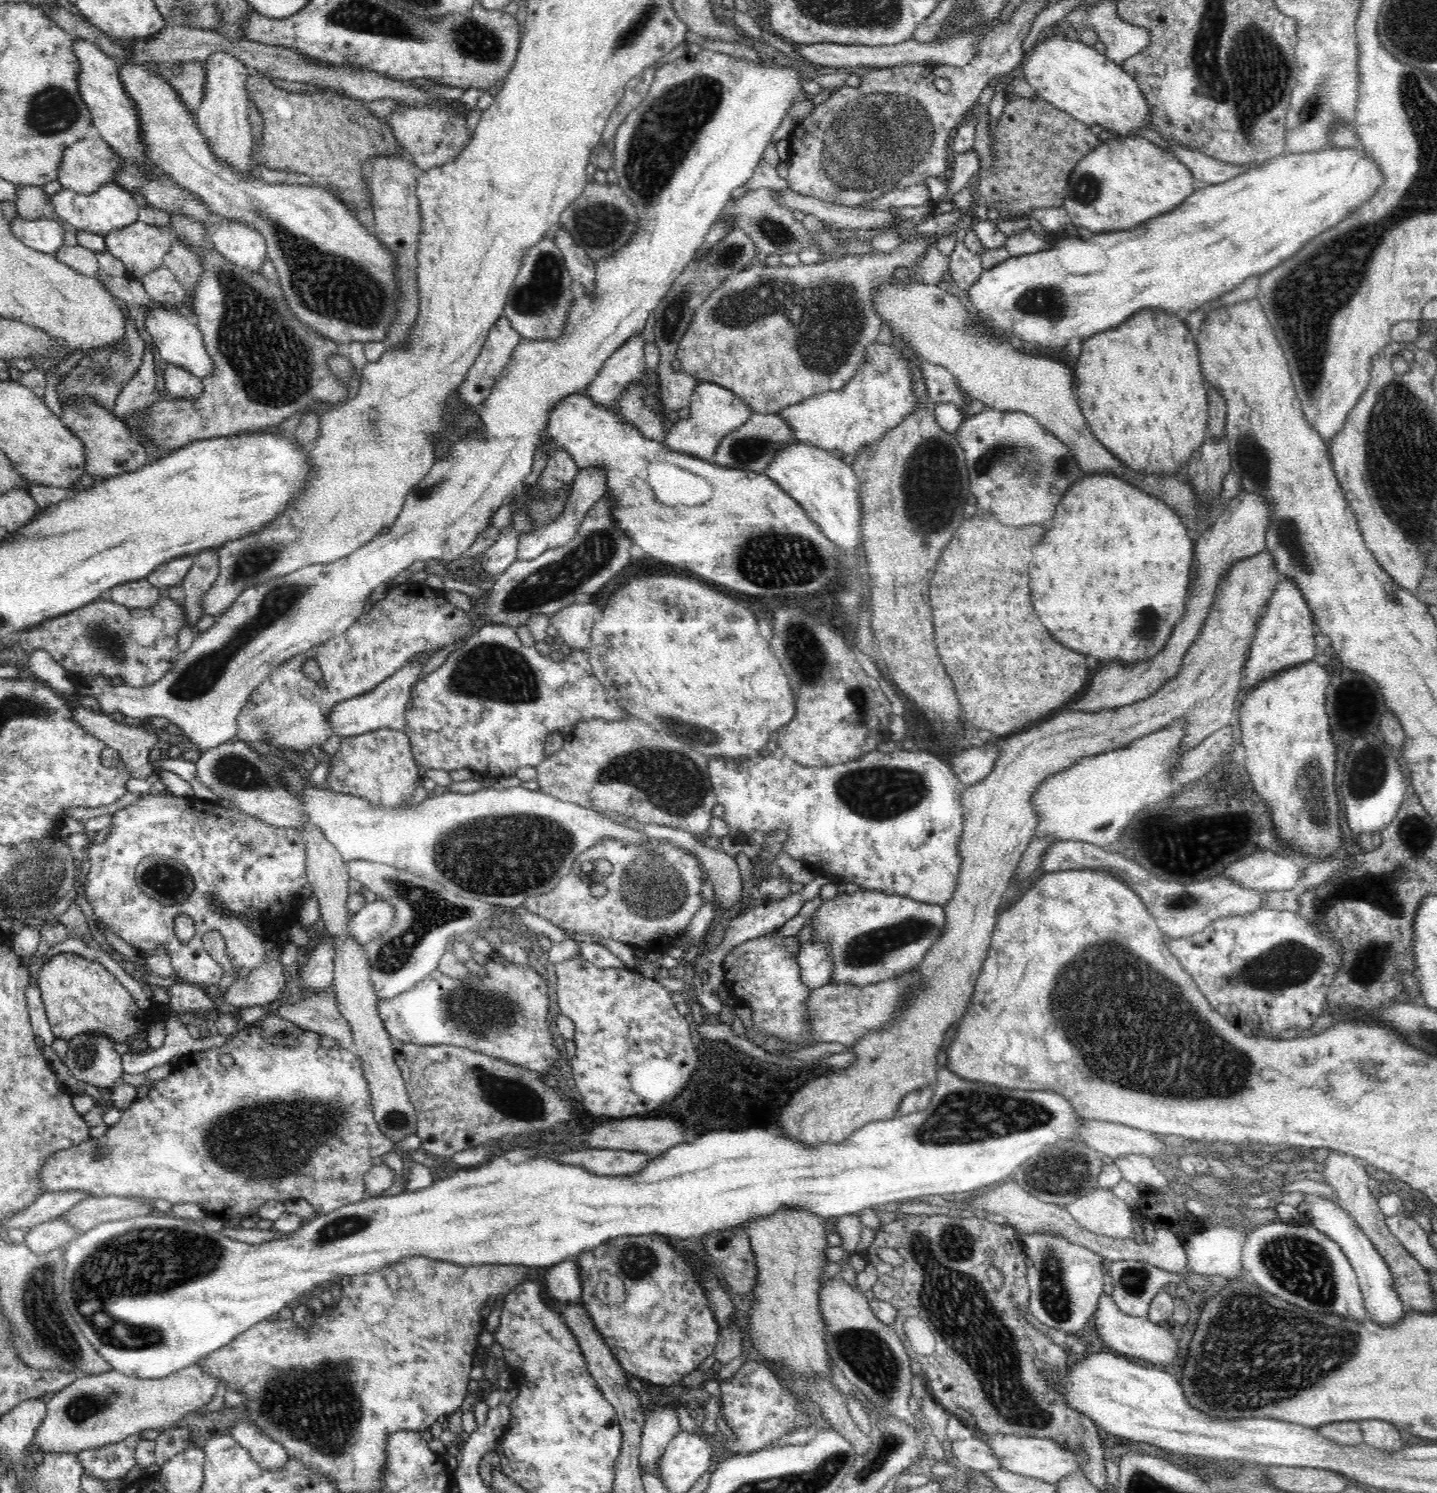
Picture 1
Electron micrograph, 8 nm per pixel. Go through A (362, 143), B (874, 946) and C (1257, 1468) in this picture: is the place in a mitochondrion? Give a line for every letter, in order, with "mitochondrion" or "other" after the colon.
A: other
B: mitochondrion
C: other

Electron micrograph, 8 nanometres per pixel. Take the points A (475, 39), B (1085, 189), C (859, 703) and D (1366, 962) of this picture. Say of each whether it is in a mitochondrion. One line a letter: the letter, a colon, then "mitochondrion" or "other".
A: mitochondrion
B: mitochondrion
C: mitochondrion
D: mitochondrion

